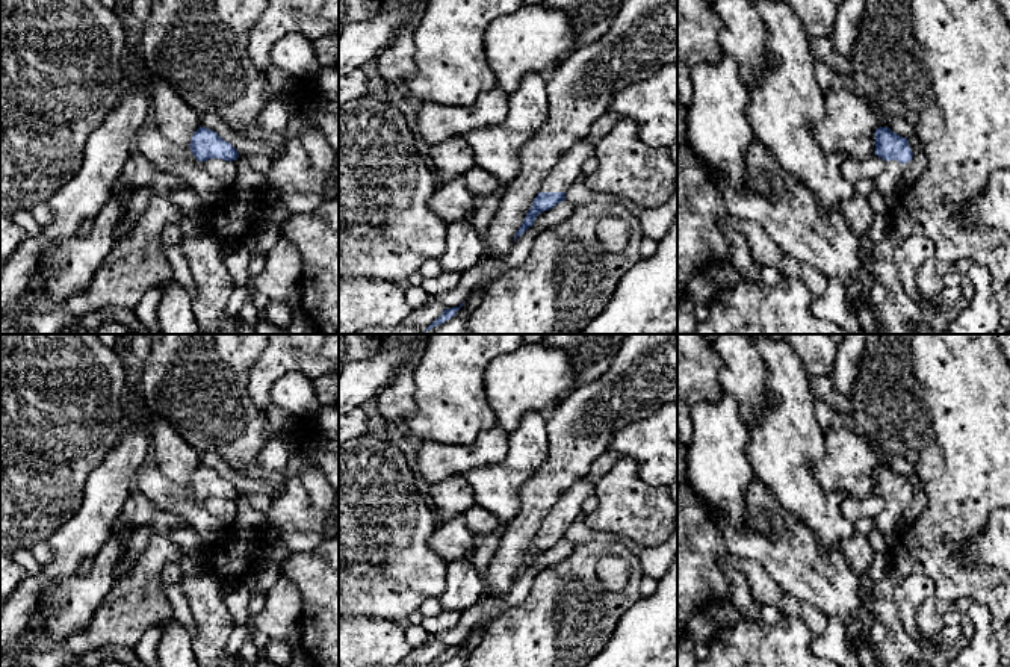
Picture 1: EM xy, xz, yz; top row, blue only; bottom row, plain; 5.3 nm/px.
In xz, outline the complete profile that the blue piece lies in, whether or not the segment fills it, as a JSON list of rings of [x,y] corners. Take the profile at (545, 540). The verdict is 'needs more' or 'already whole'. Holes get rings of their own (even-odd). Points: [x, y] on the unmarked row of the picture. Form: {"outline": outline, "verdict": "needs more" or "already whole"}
{"outline": [[[587,476],[579,478],[570,490],[567,490],[549,516],[544,519],[540,532],[534,538],[514,581],[519,575],[534,564],[541,551],[553,548],[558,541],[565,538],[565,531],[582,514],[582,504],[596,495],[596,482]]], "verdict": "needs more"}

